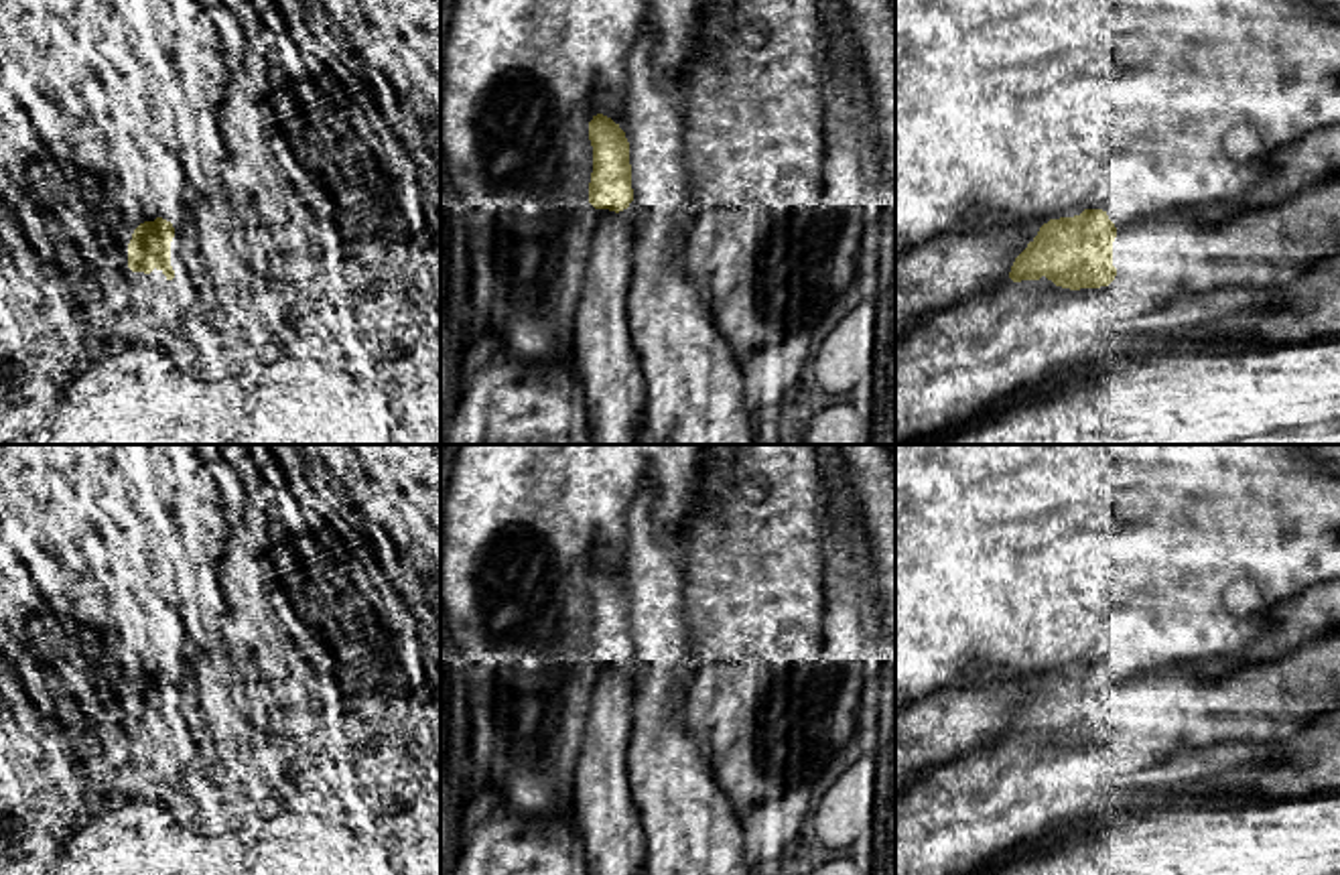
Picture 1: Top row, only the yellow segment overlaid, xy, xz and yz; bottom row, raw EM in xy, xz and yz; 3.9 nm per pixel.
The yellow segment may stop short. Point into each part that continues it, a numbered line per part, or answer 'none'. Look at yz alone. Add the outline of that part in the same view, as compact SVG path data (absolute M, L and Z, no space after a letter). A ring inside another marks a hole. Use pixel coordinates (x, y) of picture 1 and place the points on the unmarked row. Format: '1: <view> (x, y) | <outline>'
1: yz (1164, 715) | M1340 627L1312 637L1287 656L1236 664L1220 676L1204 674L1204 660L1178 662L1157 668L1129 670L1117 660L1096 660L1117 682L1113 696L1113 721L1117 731L1109 741L1092 745L1102 759L1102 776L1141 773L1155 786L1190 784L1198 778L1196 753L1208 745L1236 739L1283 739L1301 731L1316 715L1340 709Z

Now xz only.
1: xz (610, 827) | M638 654L615 668L599 664L587 698L587 729L573 771L575 818L585 849L587 875L644 875L646 838L631 796L627 749L633 731L633 686L644 666Z

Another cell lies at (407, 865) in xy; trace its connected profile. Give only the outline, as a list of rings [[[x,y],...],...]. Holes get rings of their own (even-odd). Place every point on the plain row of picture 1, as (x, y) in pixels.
[[[441,830],[430,832],[418,847],[414,847],[402,861],[394,861],[392,875],[414,875],[416,869],[416,853],[424,847],[441,845]]]

